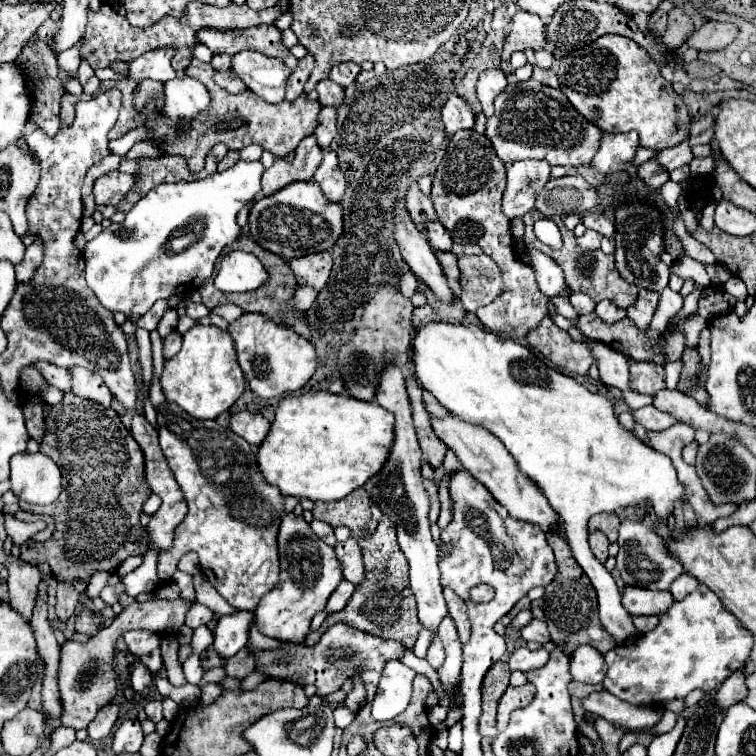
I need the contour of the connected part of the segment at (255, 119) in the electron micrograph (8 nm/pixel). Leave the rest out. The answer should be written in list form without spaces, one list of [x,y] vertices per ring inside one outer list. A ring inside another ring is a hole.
[[[192,60],[192,78],[202,82],[208,92],[210,92],[210,106],[200,112],[192,122],[170,122],[168,118],[162,116],[162,108],[164,108],[164,96],[160,98],[150,98],[142,110],[134,108],[134,92],[140,86],[138,80],[114,80],[114,82],[106,82],[106,88],[118,88],[122,92],[122,108],[120,108],[120,118],[116,122],[116,126],[110,130],[108,138],[116,140],[122,138],[126,132],[146,124],[148,128],[148,138],[150,142],[154,142],[164,154],[168,156],[184,156],[188,162],[188,168],[192,174],[198,174],[204,168],[204,160],[210,152],[210,148],[218,142],[224,142],[230,150],[240,150],[248,144],[260,144],[262,148],[268,148],[274,156],[282,158],[286,154],[290,154],[298,142],[306,136],[310,136],[316,128],[318,122],[318,112],[322,108],[320,102],[312,102],[308,100],[306,94],[302,94],[300,98],[288,102],[282,100],[278,104],[270,104],[262,98],[258,98],[254,92],[246,90],[240,94],[230,94],[228,90],[220,88],[214,82],[214,68],[210,64],[204,62],[196,62]]]

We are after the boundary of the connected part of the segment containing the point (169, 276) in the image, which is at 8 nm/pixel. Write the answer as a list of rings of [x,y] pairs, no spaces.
[[[238,160],[224,172],[214,172],[204,180],[160,184],[152,188],[124,218],[122,224],[112,224],[102,230],[84,250],[86,282],[100,304],[110,312],[124,312],[128,318],[144,316],[156,300],[166,300],[172,294],[190,294],[214,274],[216,258],[222,248],[232,244],[240,232],[236,224],[238,212],[260,194],[260,178],[264,166],[260,160]]]

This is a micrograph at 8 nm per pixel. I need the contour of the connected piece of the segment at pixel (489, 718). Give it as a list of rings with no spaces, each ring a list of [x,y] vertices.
[[[496,662],[492,670],[484,676],[482,682],[482,716],[480,716],[480,734],[496,734],[496,706],[510,682],[510,668],[506,662]]]

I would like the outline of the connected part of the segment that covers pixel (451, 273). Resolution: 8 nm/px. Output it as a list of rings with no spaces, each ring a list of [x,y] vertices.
[[[436,250],[436,256],[438,256],[447,282],[450,282],[450,286],[456,286],[458,280],[460,280],[460,269],[458,267],[457,257],[452,252],[440,252],[440,250]]]

